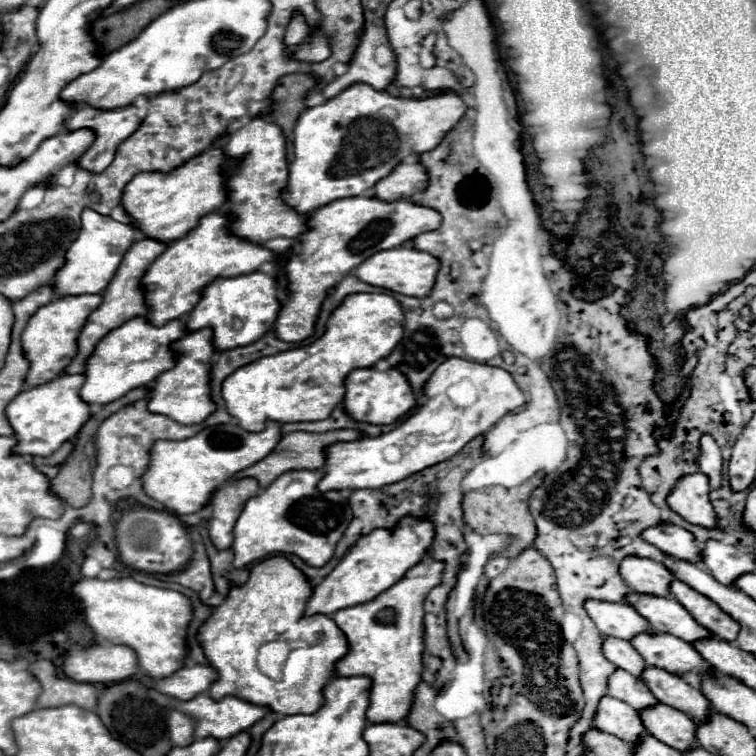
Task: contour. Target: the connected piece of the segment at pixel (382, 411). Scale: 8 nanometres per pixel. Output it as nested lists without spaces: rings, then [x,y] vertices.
[[[373,367],[369,369],[353,369],[345,377],[345,397],[343,397],[343,409],[349,417],[355,417],[355,421],[373,423],[373,425],[389,425],[403,417],[407,411],[415,407],[413,391],[397,369],[389,371],[377,371]]]

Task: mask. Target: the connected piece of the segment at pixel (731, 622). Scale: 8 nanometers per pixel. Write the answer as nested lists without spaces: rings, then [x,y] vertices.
[[[673,579],[669,585],[669,593],[691,613],[691,617],[701,627],[705,627],[715,637],[723,641],[735,641],[735,637],[739,635],[739,623],[735,619],[731,619],[711,599],[703,597],[683,581]]]

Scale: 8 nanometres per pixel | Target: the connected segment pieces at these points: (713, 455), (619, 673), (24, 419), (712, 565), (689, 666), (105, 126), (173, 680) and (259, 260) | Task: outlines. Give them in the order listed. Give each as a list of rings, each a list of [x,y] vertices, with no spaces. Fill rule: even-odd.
[[[703,435],[699,439],[699,449],[701,449],[701,453],[697,457],[697,465],[709,477],[711,489],[717,489],[723,481],[723,477],[721,477],[721,471],[723,471],[721,451],[719,451],[719,447],[711,435]]]
[[[615,669],[615,673],[611,673],[611,677],[607,679],[607,695],[629,703],[637,711],[657,703],[655,697],[651,697],[647,685],[643,685],[641,679],[627,673],[625,669]]]
[[[61,375],[47,385],[23,389],[5,409],[7,421],[17,439],[17,445],[11,453],[29,457],[47,457],[53,451],[57,451],[65,441],[75,437],[81,425],[91,417],[89,405],[83,403],[79,397],[81,385],[83,375]]]
[[[707,541],[701,551],[701,563],[723,585],[733,585],[735,577],[755,571],[755,561],[749,553],[739,551],[735,545],[723,541]]]
[[[637,633],[629,643],[645,659],[647,665],[667,669],[669,673],[701,675],[711,671],[703,657],[695,653],[693,645],[689,645],[687,641],[679,641],[679,637],[671,637],[669,633]]]
[[[87,105],[75,107],[75,113],[71,113],[71,117],[67,117],[67,121],[65,121],[65,129],[67,131],[91,129],[95,133],[93,145],[79,159],[75,159],[75,165],[81,167],[81,169],[85,169],[85,171],[89,171],[89,173],[101,173],[113,161],[117,145],[123,139],[127,139],[139,125],[141,125],[141,119],[137,117],[137,107],[135,105],[129,105],[125,109],[115,109],[115,111],[99,111],[99,109],[87,107]]]
[[[185,665],[177,669],[173,675],[155,681],[155,689],[179,701],[189,701],[199,693],[207,693],[215,677],[217,673],[209,665]]]
[[[225,213],[205,215],[199,219],[195,229],[191,229],[185,237],[169,243],[165,251],[149,265],[141,279],[141,289],[145,289],[143,299],[149,305],[149,313],[145,315],[147,323],[159,327],[173,319],[181,319],[197,305],[201,289],[207,287],[213,279],[253,273],[263,263],[273,263],[277,259],[277,253],[271,249],[231,235],[227,221],[229,217]]]

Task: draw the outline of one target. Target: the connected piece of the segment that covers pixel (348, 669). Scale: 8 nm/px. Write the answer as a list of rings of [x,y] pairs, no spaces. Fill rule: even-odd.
[[[429,561],[427,573],[419,577],[403,577],[399,583],[377,595],[369,603],[353,605],[333,613],[331,619],[345,633],[349,651],[335,665],[339,677],[369,677],[371,695],[367,707],[369,723],[397,723],[409,713],[413,691],[421,681],[423,655],[423,601],[427,593],[441,583],[443,563]]]

